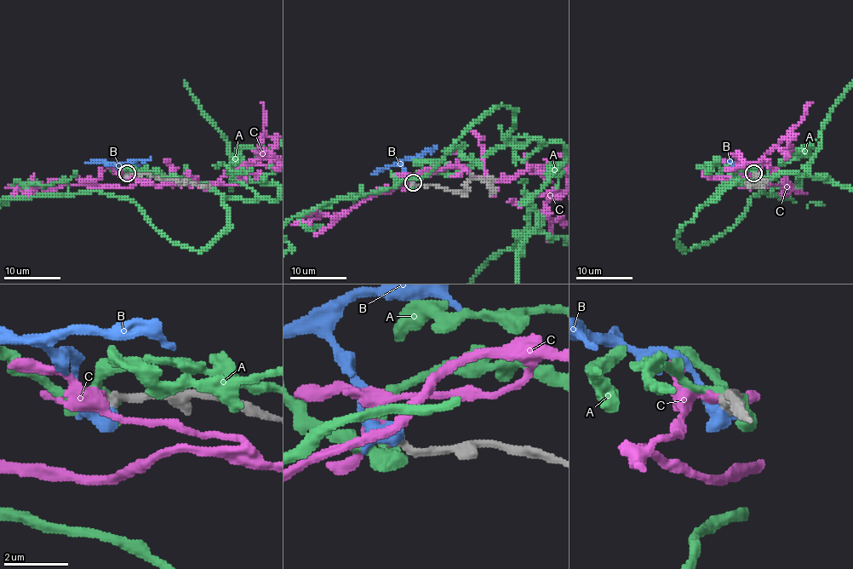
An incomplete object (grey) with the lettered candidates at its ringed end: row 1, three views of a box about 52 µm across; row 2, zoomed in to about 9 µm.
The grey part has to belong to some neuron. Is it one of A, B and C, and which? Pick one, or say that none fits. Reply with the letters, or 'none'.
none

